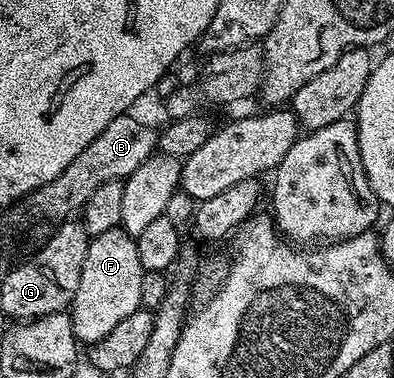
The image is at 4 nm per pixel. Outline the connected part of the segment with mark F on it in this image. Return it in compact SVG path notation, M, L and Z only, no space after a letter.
M119 227L91 237L88 255L84 255L84 267L80 271L80 287L76 287L76 295L68 310L79 342L95 345L108 335L108 331L124 323L132 311L143 308L140 299L142 274L137 243L125 229Z

